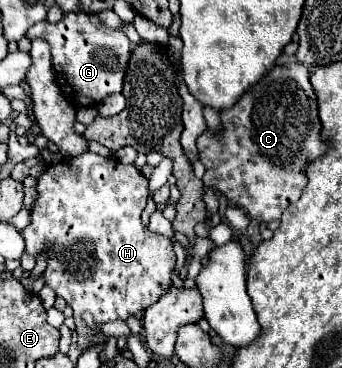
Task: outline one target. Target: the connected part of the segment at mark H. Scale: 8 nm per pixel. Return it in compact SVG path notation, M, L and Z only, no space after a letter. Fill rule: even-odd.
M87 151L77 157L63 159L61 163L49 165L37 179L37 193L39 197L31 209L31 223L21 231L27 253L31 257L43 255L47 259L43 279L55 291L55 295L63 297L73 309L77 347L85 351L105 345L105 333L101 333L101 329L93 331L87 327L81 317L83 313L91 313L97 325L127 319L153 305L171 285L171 271L175 269L173 243L169 237L151 233L149 227L141 223L141 213L149 199L147 179L133 165L123 165L117 159L107 159ZM89 243L95 247L95 255L91 253L93 263L89 261Z

